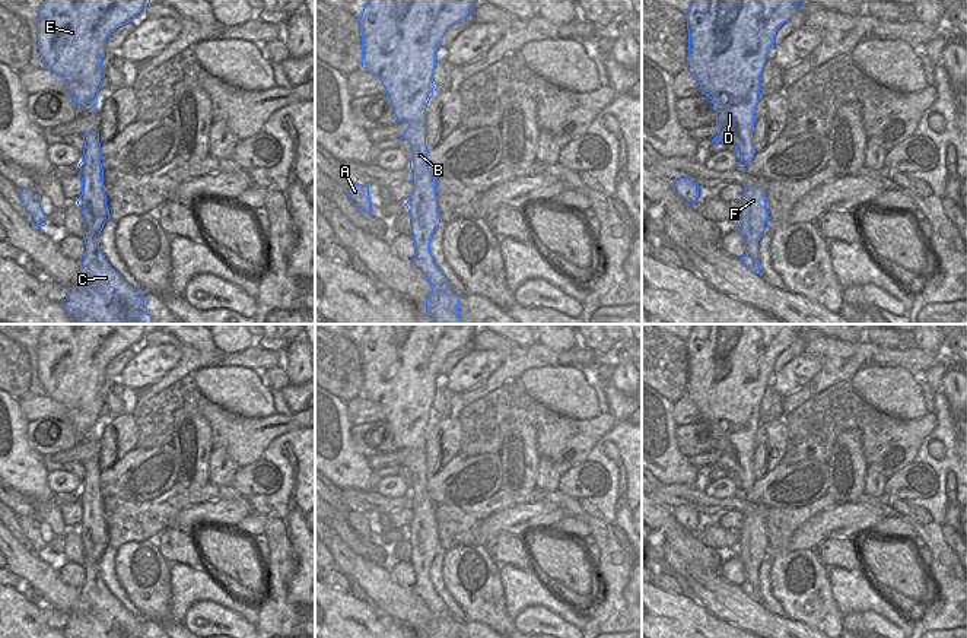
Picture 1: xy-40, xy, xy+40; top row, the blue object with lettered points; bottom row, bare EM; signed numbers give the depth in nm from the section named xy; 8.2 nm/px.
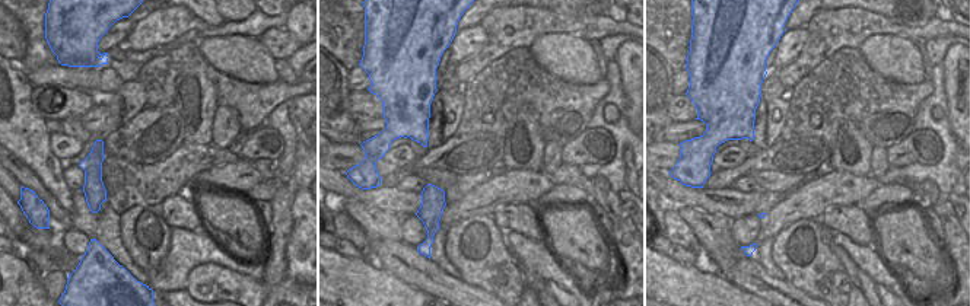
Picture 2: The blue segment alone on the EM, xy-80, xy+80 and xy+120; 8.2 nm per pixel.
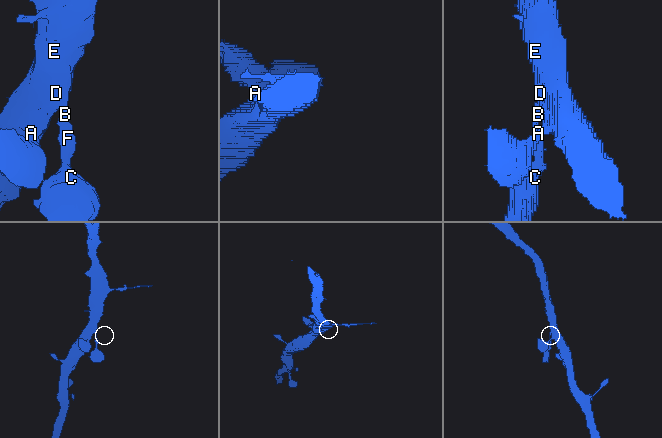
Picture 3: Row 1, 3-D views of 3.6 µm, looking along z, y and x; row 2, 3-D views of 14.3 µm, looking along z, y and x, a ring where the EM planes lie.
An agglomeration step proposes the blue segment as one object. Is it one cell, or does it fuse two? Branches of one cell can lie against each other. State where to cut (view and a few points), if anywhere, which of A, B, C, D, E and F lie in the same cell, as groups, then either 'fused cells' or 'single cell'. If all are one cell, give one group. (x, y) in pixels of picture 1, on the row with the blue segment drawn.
no cut | A B C D E F | single cell

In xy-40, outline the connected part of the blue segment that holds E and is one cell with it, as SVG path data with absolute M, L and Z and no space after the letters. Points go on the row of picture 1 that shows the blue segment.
M42 0L39 15L36 18L36 42L39 45L39 54L45 64L45 69L61 76L69 85L69 96L85 111L98 105L98 92L105 77L104 57L105 57L105 41L112 31L131 22L133 19L140 18L144 12L144 7L150 0Z

